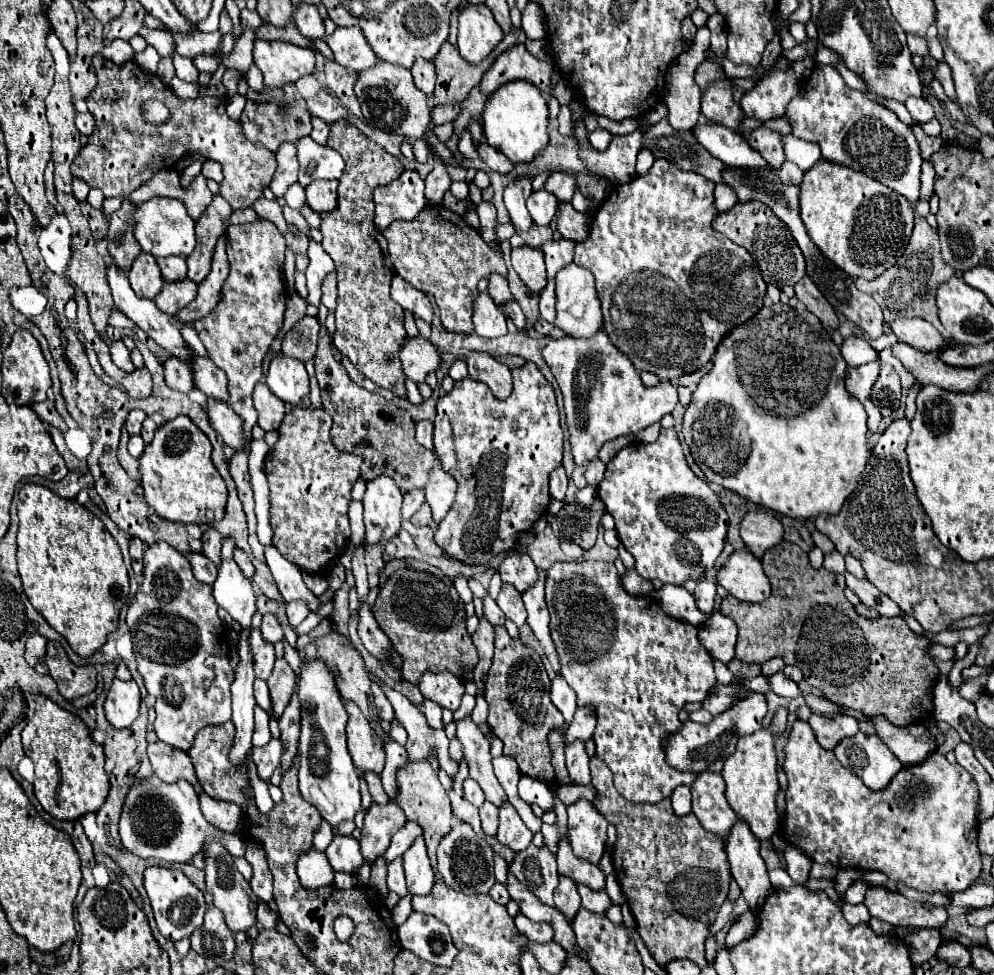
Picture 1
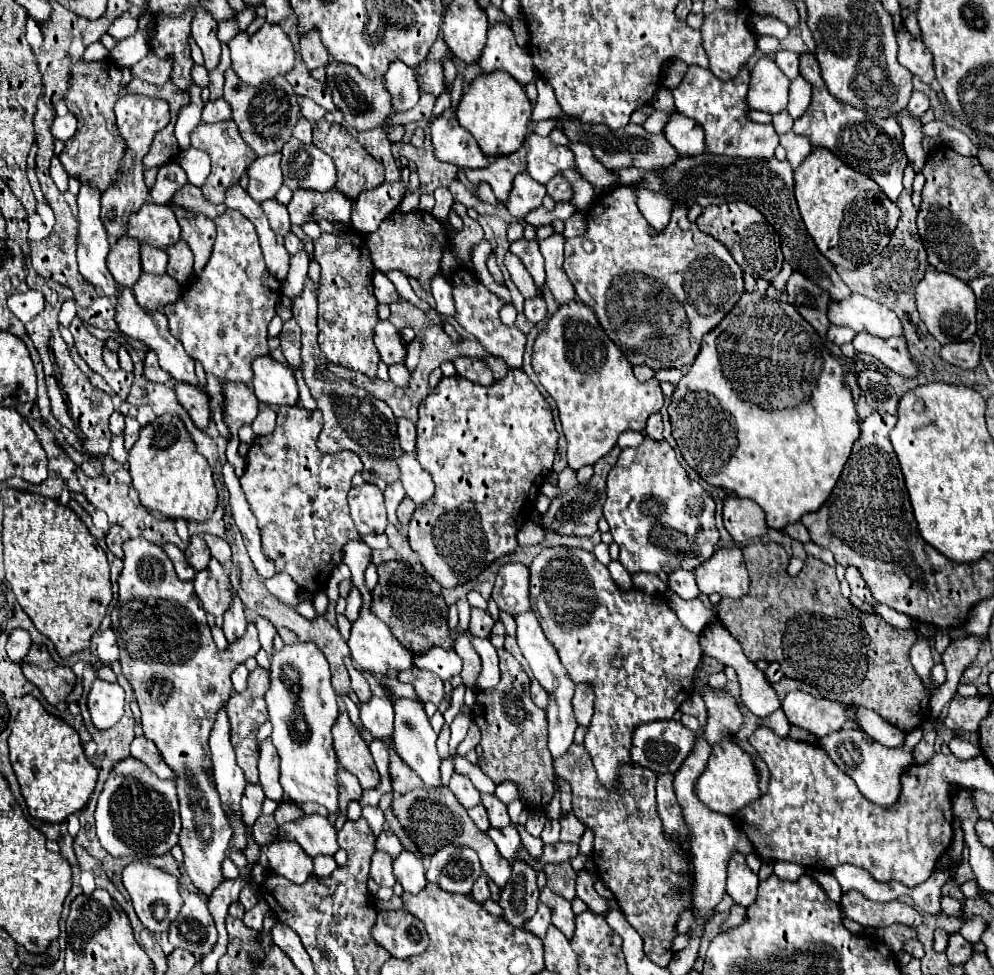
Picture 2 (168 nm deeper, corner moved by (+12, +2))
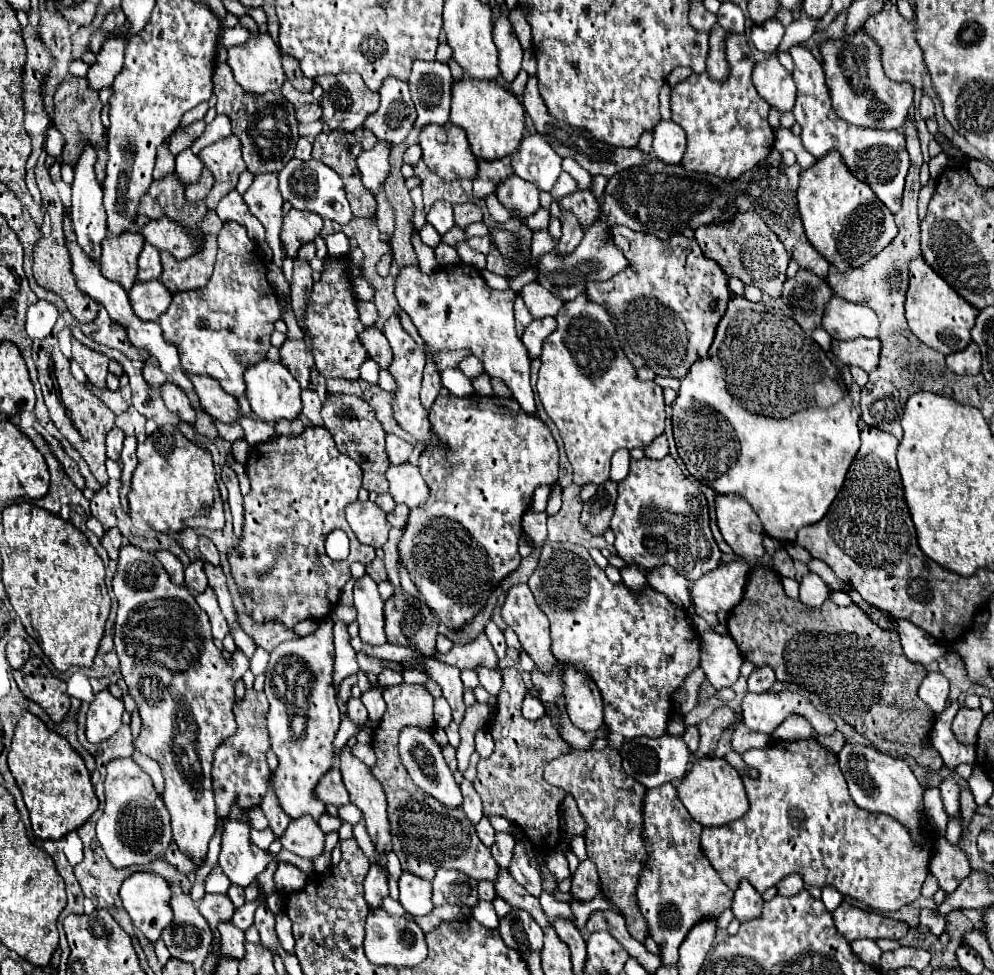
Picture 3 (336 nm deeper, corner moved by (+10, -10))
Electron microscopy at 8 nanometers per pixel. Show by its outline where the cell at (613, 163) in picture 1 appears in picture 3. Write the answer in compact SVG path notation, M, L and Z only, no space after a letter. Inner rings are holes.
M534 134L522 138L516 154L512 158L514 174L522 180L534 182L540 190L550 192L554 182L558 180L562 168L562 158L552 150L552 146L546 142L546 138Z

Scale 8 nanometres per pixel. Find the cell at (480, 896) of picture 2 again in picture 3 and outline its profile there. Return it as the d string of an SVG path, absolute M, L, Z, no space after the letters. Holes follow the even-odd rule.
M482 880L482 882L478 882L478 896L480 896L480 900L492 902L492 900L496 898L496 890L494 890L494 884L490 884L488 880Z

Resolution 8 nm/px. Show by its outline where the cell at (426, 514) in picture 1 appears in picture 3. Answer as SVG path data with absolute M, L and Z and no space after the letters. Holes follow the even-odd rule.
M396 506L396 510L394 512L390 512L388 514L388 522L392 524L392 526L396 526L396 528L404 528L404 524L406 524L406 518L408 518L408 508L406 506Z

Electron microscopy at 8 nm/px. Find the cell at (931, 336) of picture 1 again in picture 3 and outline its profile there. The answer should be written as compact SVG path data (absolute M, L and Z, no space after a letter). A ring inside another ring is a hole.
M836 294L824 308L822 328L832 338L842 338L842 340L854 340L860 336L866 338L878 336L876 314L870 308L852 304Z

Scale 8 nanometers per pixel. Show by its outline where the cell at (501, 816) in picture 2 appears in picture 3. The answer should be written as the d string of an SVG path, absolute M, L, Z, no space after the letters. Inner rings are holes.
M496 834L496 842L494 842L494 846L490 848L492 850L492 856L494 856L494 860L496 860L496 864L500 866L500 868L508 868L510 866L510 862L512 862L512 858L514 858L514 838L510 836L510 834Z

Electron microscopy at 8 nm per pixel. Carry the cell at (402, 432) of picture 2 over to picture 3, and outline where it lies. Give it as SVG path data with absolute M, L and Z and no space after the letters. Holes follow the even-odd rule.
M386 434L386 454L390 464L402 464L408 462L412 454L412 446L394 434Z

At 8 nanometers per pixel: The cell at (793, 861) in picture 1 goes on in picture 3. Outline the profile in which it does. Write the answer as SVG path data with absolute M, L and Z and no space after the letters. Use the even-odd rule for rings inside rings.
M790 874L790 878L784 878L780 884L778 884L778 894L780 896L794 896L798 894L800 890L804 890L804 882L798 880L796 874Z

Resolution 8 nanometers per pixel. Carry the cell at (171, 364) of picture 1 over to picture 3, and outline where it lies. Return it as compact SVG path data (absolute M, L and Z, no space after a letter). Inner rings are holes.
M150 356L146 362L144 362L144 368L142 368L142 374L146 378L146 382L152 386L152 388L158 388L162 386L162 382L166 382L166 374L162 374L160 366L158 366L158 360L154 356Z

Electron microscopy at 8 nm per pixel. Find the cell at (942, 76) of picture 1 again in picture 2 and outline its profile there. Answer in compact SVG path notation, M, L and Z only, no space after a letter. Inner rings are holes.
M904 26L896 38L898 38L898 62L904 68L908 68L912 76L918 76L924 84L932 84L936 78L932 52L926 50L922 40L912 38Z

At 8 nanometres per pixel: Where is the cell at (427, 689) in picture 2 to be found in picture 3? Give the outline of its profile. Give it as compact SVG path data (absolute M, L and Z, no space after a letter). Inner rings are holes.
M402 684L402 686L388 686L382 692L386 702L386 712L372 732L372 748L376 752L376 764L372 774L382 784L386 802L388 802L388 820L392 832L394 854L400 858L402 870L412 872L424 880L432 880L438 868L448 870L462 870L474 880L496 880L498 864L494 862L490 848L486 848L460 808L442 806L430 794L414 786L412 780L404 780L404 768L398 756L398 734L404 726L418 726L426 732L434 730L434 698L430 692L420 684Z

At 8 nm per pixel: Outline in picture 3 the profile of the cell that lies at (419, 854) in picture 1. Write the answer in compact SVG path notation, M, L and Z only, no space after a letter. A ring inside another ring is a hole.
M404 872L402 878L398 880L398 886L400 886L400 904L408 914L424 916L434 908L432 886L428 880L422 880L410 872Z

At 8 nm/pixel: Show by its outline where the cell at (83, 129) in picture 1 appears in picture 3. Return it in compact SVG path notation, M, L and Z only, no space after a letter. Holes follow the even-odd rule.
M54 126L48 128L48 136L46 136L46 154L48 156L54 156L54 158L60 158L62 156L62 148L64 148L64 138L58 130L54 130Z

